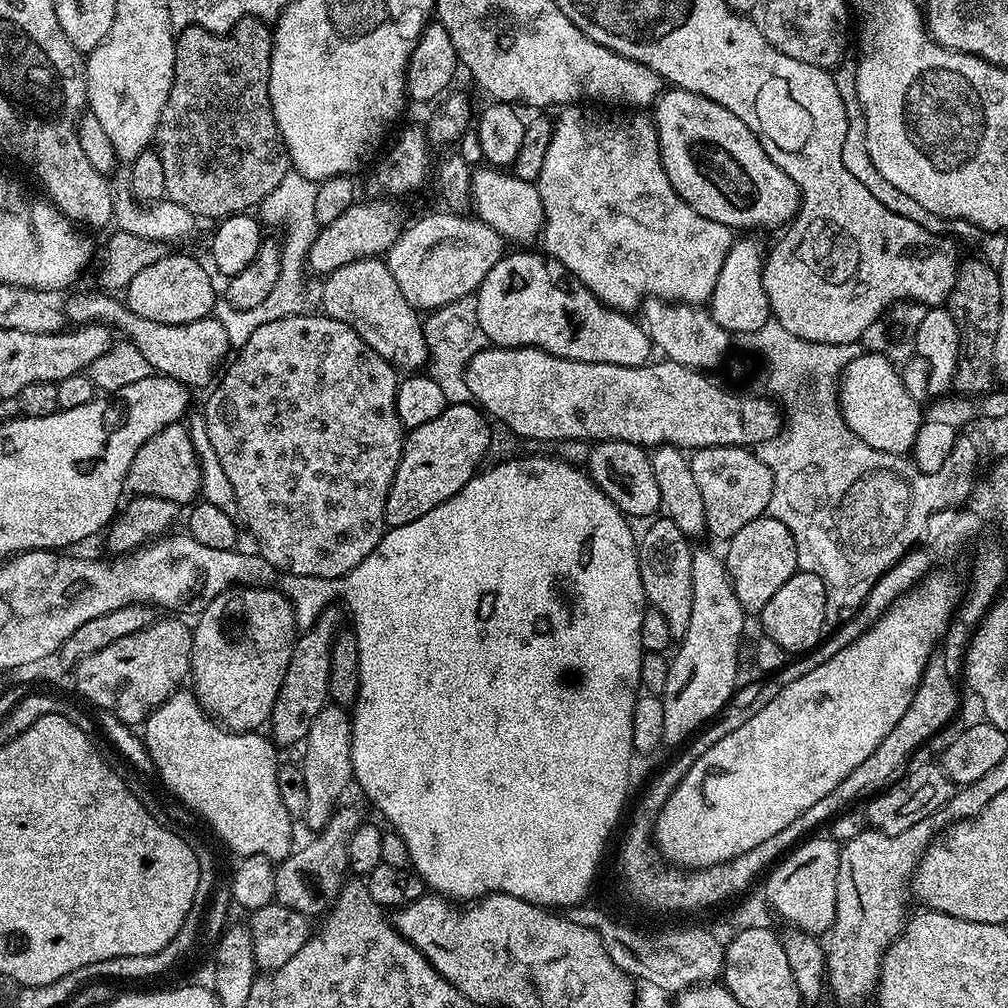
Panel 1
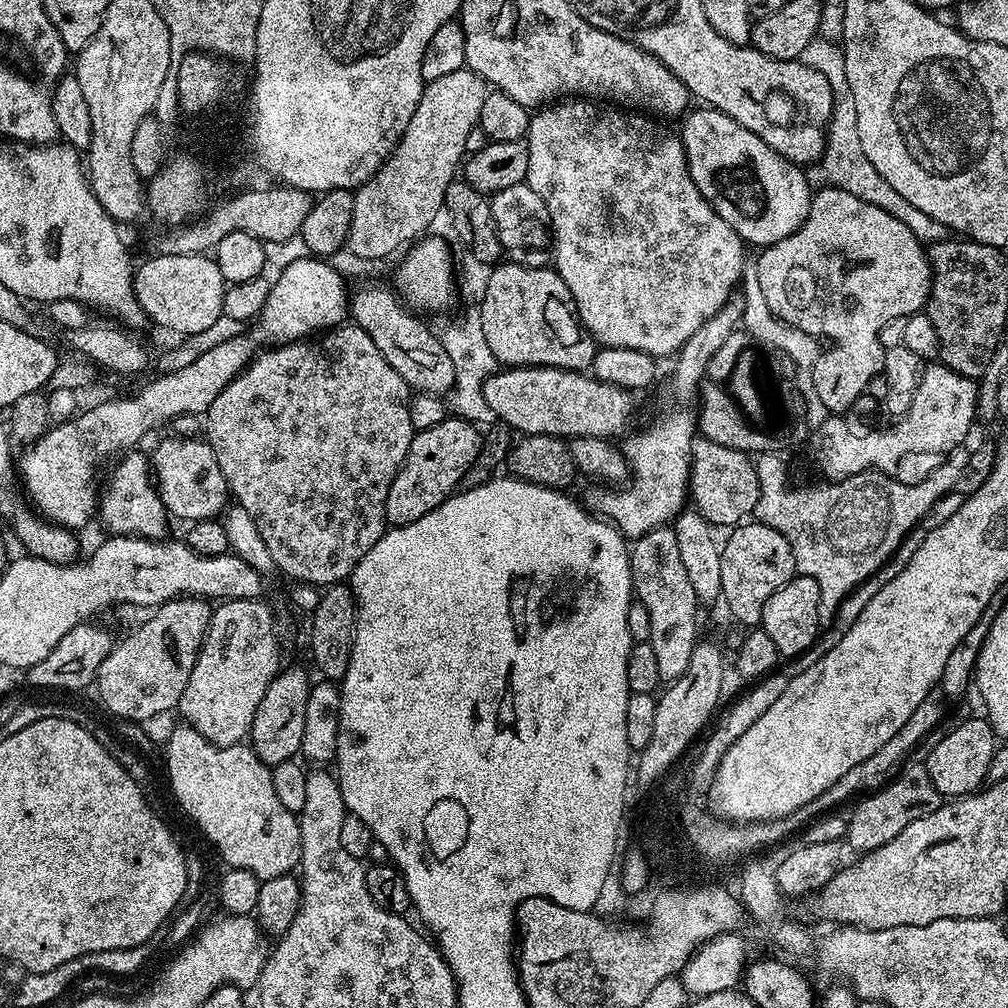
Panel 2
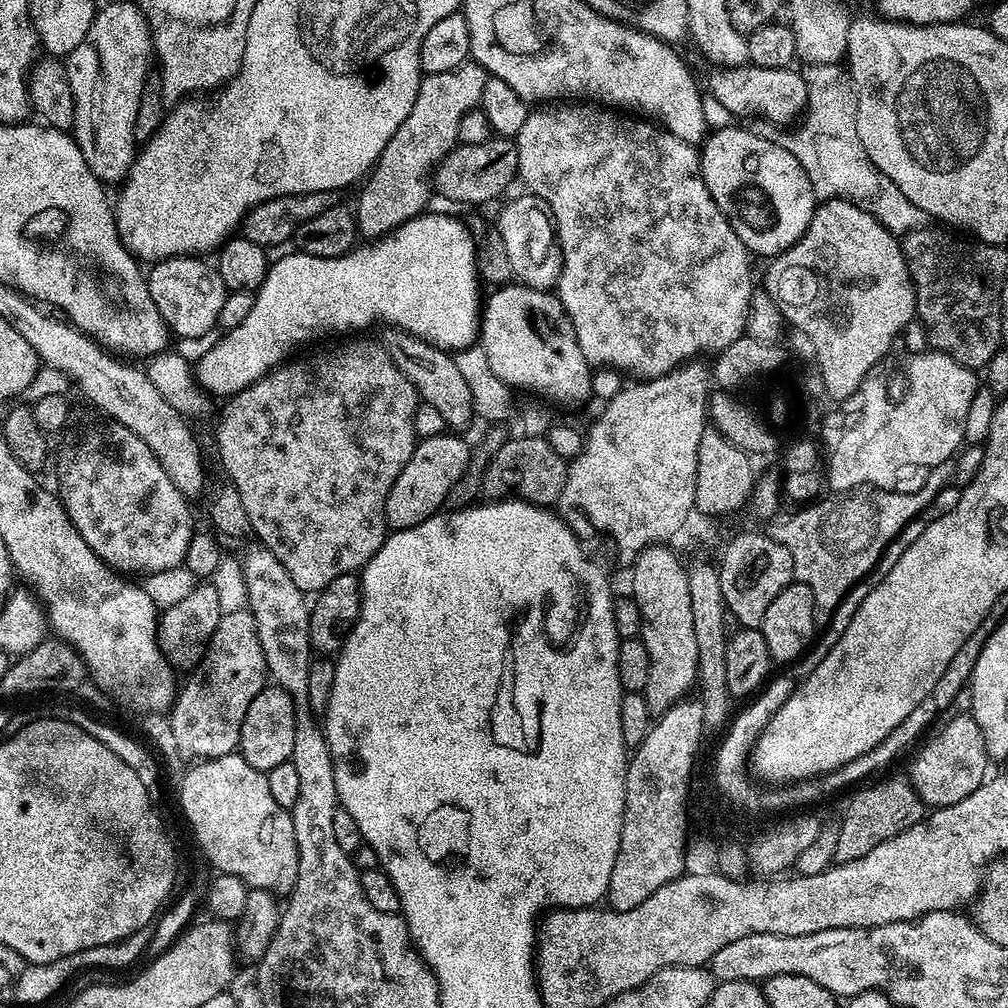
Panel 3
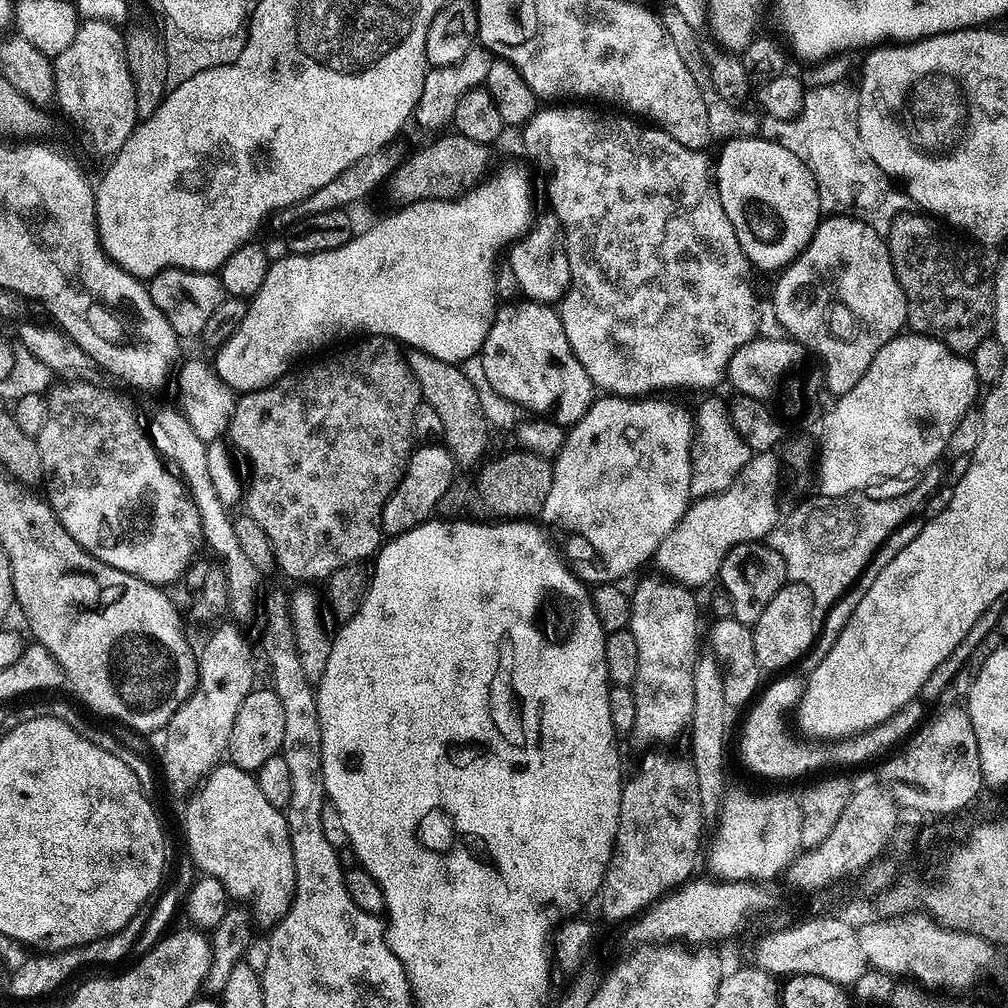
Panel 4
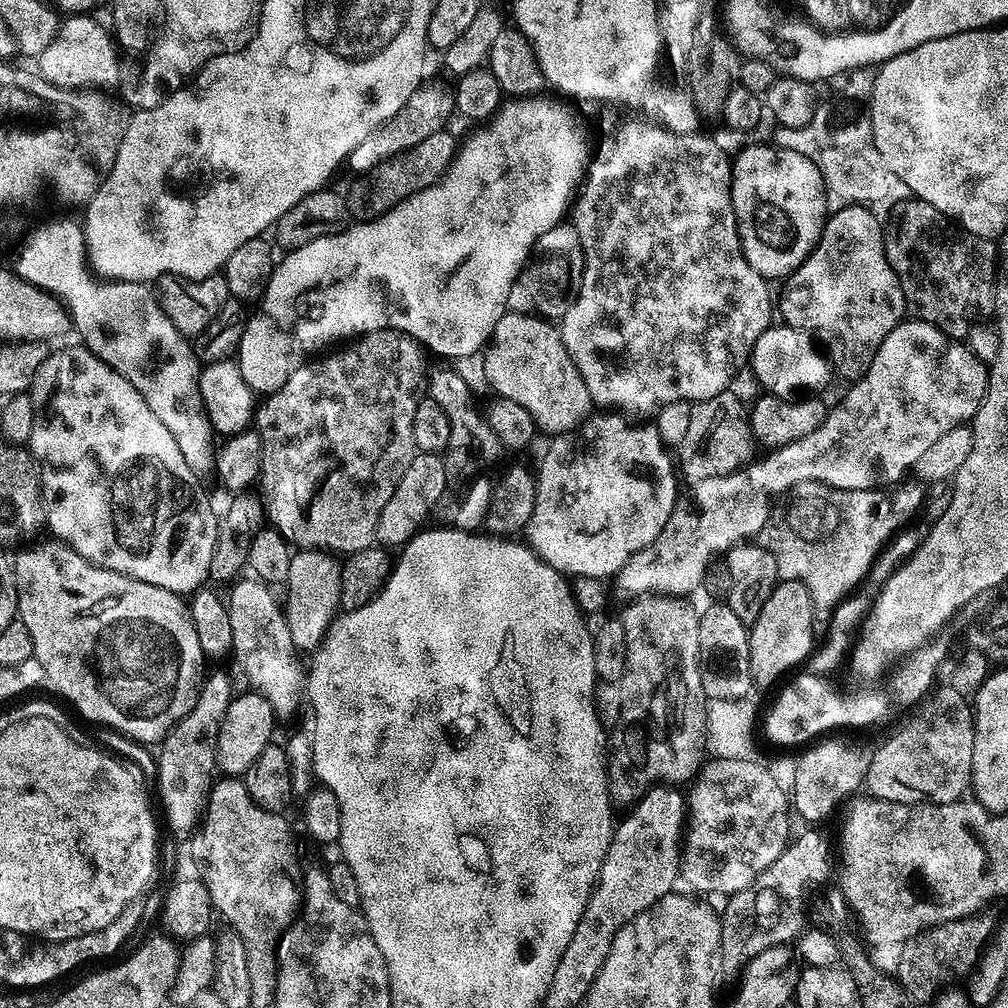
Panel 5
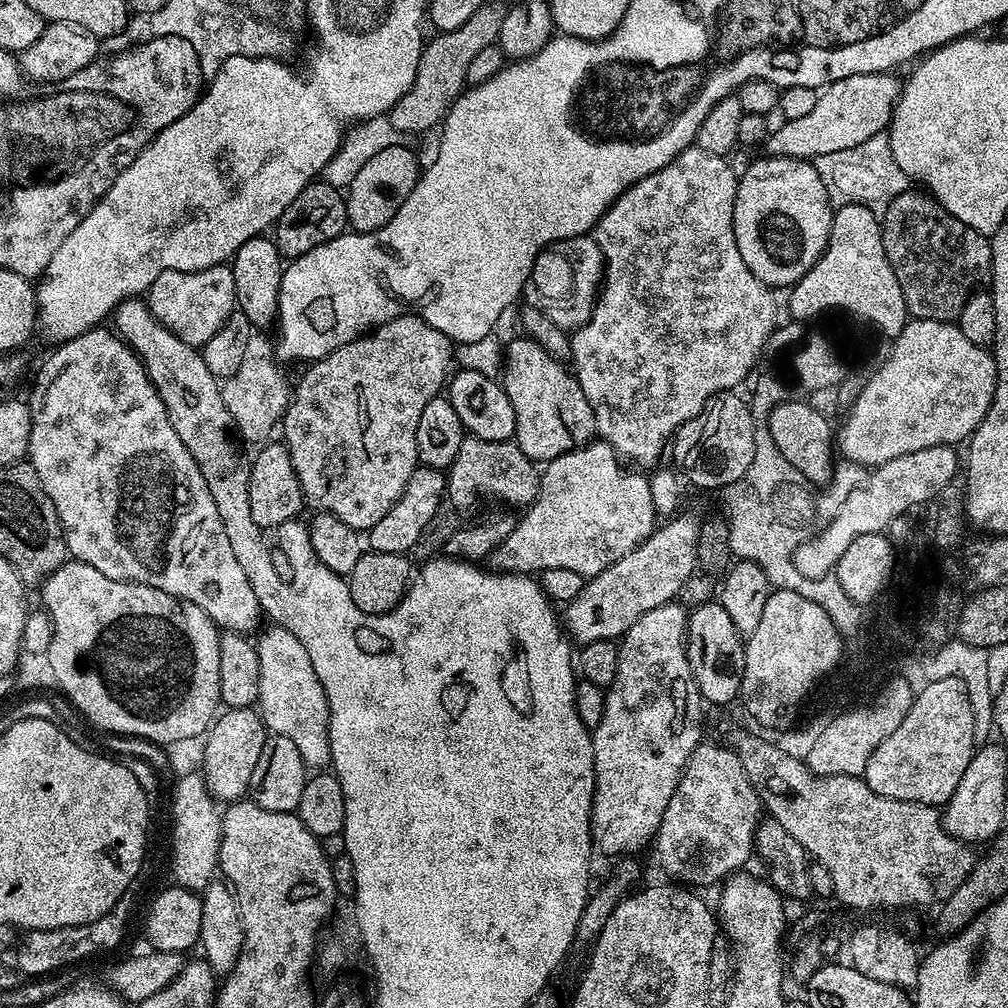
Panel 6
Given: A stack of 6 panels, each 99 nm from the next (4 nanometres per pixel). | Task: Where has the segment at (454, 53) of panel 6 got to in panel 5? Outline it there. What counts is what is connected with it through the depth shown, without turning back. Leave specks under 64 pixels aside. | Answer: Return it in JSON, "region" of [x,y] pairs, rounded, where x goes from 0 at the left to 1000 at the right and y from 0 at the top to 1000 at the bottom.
{"region":[[[428,81],[418,83],[415,89],[411,89],[411,93],[407,93],[403,105],[399,105],[399,109],[391,113],[391,117],[383,120],[374,131],[363,133],[363,137],[359,137],[359,141],[351,145],[343,160],[344,166],[349,166],[357,173],[364,173],[371,165],[386,159],[388,155],[394,155],[397,151],[415,145],[415,141],[427,137],[427,133],[441,130],[445,126],[444,118],[450,115],[451,111],[452,97],[445,84],[443,87],[440,83],[428,83]]]}

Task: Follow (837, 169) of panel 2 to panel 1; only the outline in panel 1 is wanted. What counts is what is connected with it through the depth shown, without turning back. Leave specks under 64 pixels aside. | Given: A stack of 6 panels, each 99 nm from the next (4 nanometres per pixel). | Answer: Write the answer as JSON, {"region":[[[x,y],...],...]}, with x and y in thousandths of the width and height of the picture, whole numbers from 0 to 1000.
{"region":[[[845,65],[837,66],[830,66],[827,74],[831,85],[831,93],[835,93],[835,101],[839,105],[839,113],[841,114],[841,132],[837,142],[837,164],[839,169],[843,169],[843,173],[847,173],[847,177],[851,177],[851,181],[855,181],[855,185],[859,185],[859,188],[863,188],[863,192],[867,192],[867,196],[871,196],[871,200],[875,200],[875,204],[879,204],[879,208],[887,208],[887,212],[895,212],[895,216],[903,216],[903,220],[911,220],[911,224],[923,228],[923,232],[943,234],[949,240],[957,238],[960,242],[968,242],[972,237],[977,237],[978,231],[976,227],[966,224],[966,220],[938,218],[931,212],[923,212],[923,208],[918,208],[911,200],[907,200],[907,196],[895,192],[895,188],[890,188],[886,183],[879,181],[879,177],[875,177],[875,173],[871,173],[871,165],[867,165],[867,161],[863,161],[863,153],[859,149],[857,110],[851,101],[851,93],[849,92],[849,69]]]}

